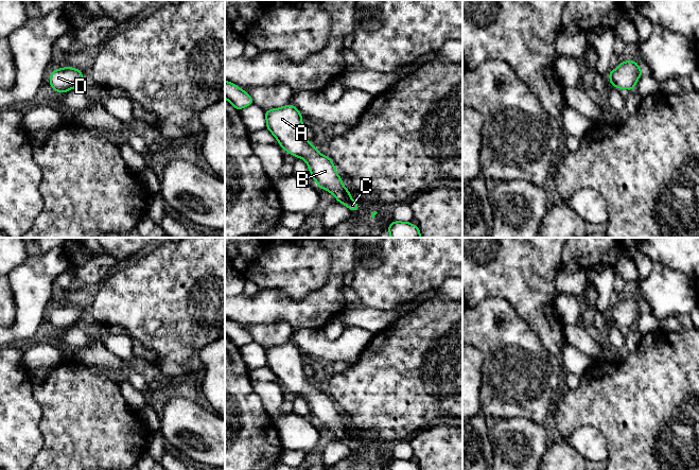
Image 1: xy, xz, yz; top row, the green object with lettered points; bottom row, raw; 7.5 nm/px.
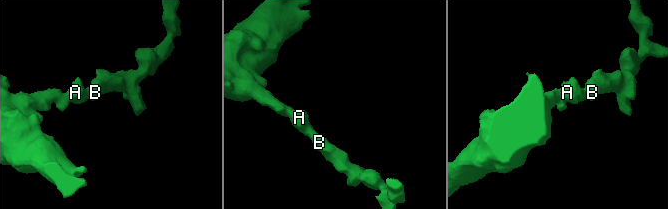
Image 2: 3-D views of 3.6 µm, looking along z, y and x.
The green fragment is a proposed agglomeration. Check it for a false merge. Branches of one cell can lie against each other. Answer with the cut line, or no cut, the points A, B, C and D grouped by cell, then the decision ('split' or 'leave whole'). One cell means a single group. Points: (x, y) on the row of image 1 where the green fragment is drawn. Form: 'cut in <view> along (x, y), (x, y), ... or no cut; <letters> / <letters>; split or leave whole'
no cut; A B C D; leave whole

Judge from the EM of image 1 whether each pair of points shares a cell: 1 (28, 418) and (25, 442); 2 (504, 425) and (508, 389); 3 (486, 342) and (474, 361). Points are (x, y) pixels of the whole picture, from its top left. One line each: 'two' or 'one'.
1: one
2: two
3: two

